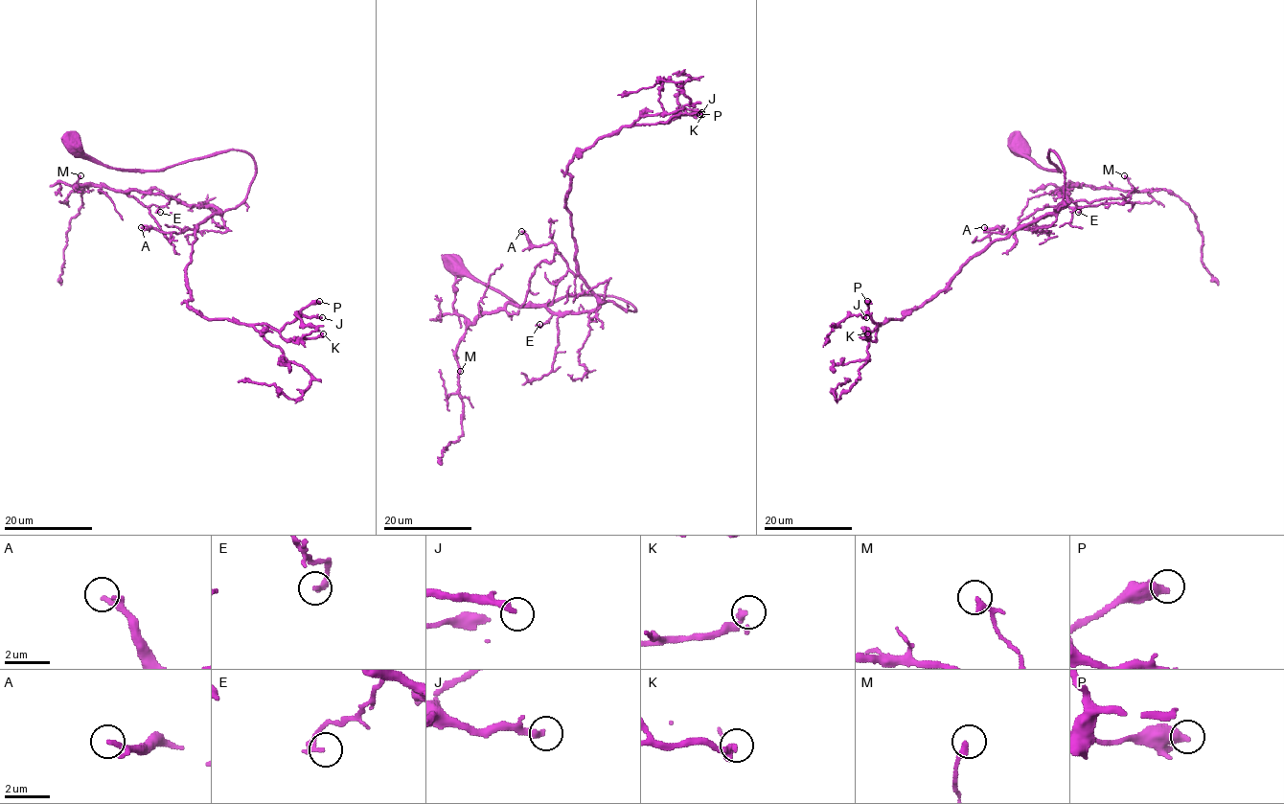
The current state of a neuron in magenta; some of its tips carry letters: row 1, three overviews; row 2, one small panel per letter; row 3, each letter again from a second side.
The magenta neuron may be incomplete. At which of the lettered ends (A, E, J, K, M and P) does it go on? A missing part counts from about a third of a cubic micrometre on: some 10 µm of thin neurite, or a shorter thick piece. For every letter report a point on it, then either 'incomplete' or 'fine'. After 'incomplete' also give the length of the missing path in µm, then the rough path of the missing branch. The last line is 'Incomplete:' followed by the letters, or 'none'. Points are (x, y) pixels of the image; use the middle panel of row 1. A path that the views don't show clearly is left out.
A: place (521, 231); incomplete; missing 20 µm; course (521, 231), (511, 228), (503, 221), (499, 224), (509, 263)
E: place (539, 324); fine
J: place (701, 112); incomplete; missing 35 µm
K: place (702, 114); incomplete; missing 20 µm
M: place (460, 371); fine
P: place (699, 114); fine
Incomplete: A, J, K

